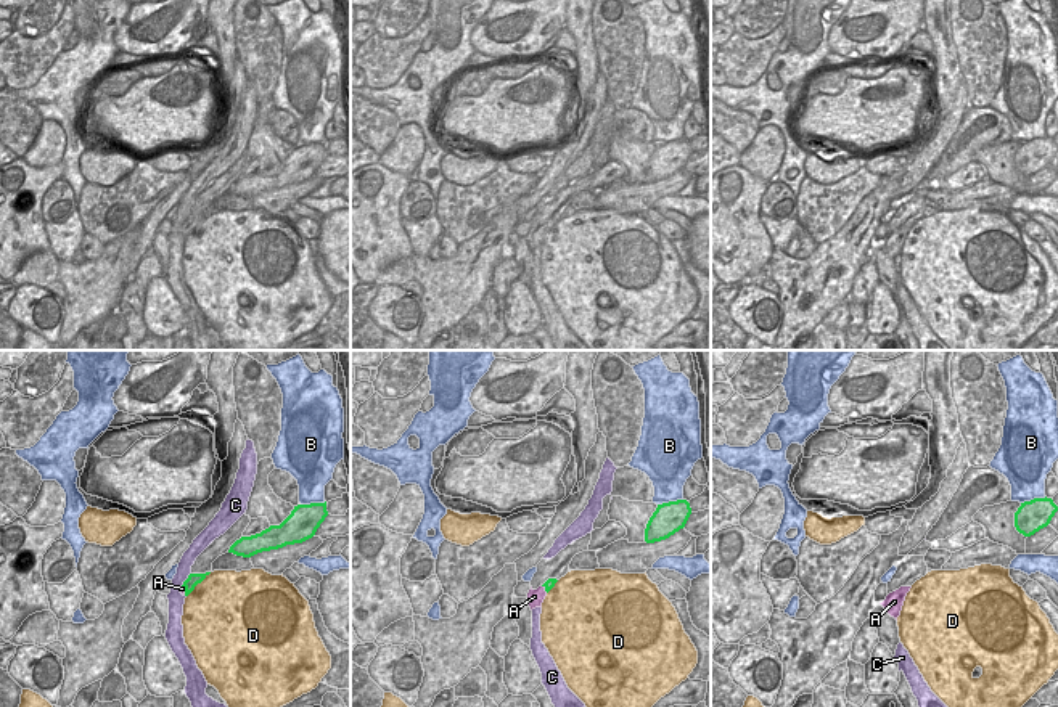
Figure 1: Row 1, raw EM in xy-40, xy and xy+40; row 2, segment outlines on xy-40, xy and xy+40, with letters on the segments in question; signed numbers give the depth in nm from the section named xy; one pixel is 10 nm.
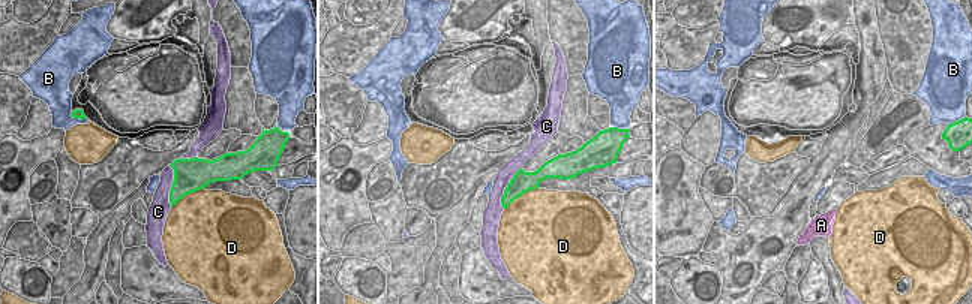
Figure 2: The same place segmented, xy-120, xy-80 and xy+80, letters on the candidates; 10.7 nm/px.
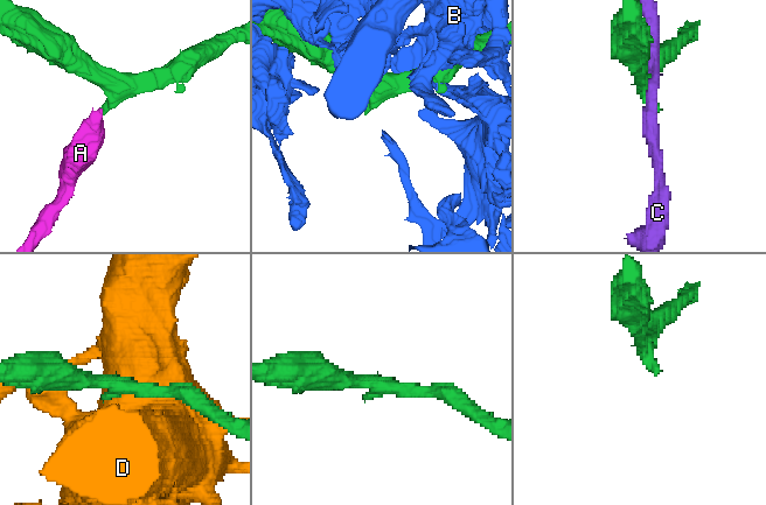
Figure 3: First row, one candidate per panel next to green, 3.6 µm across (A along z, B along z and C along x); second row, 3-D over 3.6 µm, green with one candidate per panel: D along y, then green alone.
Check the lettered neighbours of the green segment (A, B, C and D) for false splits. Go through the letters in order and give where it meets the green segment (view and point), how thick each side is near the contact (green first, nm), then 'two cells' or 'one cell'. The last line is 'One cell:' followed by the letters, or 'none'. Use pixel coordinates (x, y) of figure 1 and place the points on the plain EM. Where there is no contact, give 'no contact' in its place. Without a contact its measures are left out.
A: xy-40 (185, 230) | 130/60 nm | one cell
B: xy (669, 142) | 320/340 nm | two cells
C: xy-40 (187, 219) | 130/160 nm | two cells
D: xy-40 (198, 222) | 130/480 nm | two cells
One cell: A

